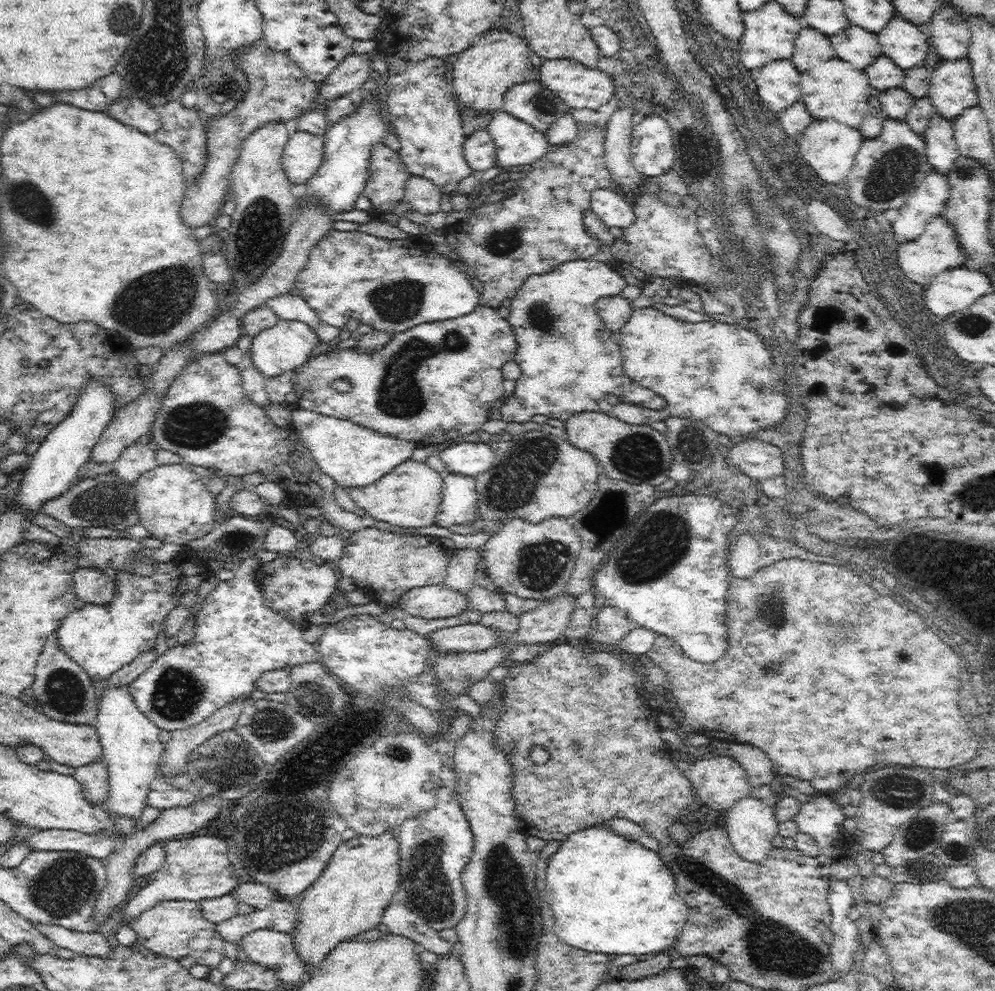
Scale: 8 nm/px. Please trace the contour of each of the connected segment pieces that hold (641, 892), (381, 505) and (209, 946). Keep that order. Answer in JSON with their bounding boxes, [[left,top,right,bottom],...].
[[546,826,688,956],[348,459,443,528],[127,900,225,969]]

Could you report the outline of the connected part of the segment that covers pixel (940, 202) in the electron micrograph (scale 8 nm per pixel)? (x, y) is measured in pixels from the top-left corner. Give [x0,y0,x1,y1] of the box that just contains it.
[892,170,949,244]

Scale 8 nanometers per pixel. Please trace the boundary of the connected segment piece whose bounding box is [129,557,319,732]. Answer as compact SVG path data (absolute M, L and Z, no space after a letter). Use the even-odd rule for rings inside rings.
M256 557L241 560L232 566L235 576L220 582L195 612L194 638L188 644L178 644L158 656L144 673L140 674L130 686L130 693L137 708L158 729L170 732L186 729L207 720L226 704L242 697L250 697L257 689L257 681L264 672L292 668L319 660L315 644L308 644L302 637L302 629L287 620L284 615L264 605L263 592L255 571L262 565Z

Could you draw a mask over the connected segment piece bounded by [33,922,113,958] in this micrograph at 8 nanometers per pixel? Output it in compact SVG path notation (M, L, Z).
M39 922L33 924L37 930L40 930L41 934L47 936L56 946L67 948L73 953L105 958L110 956L110 952L112 952L113 946L100 932L82 933L55 924L40 924Z

